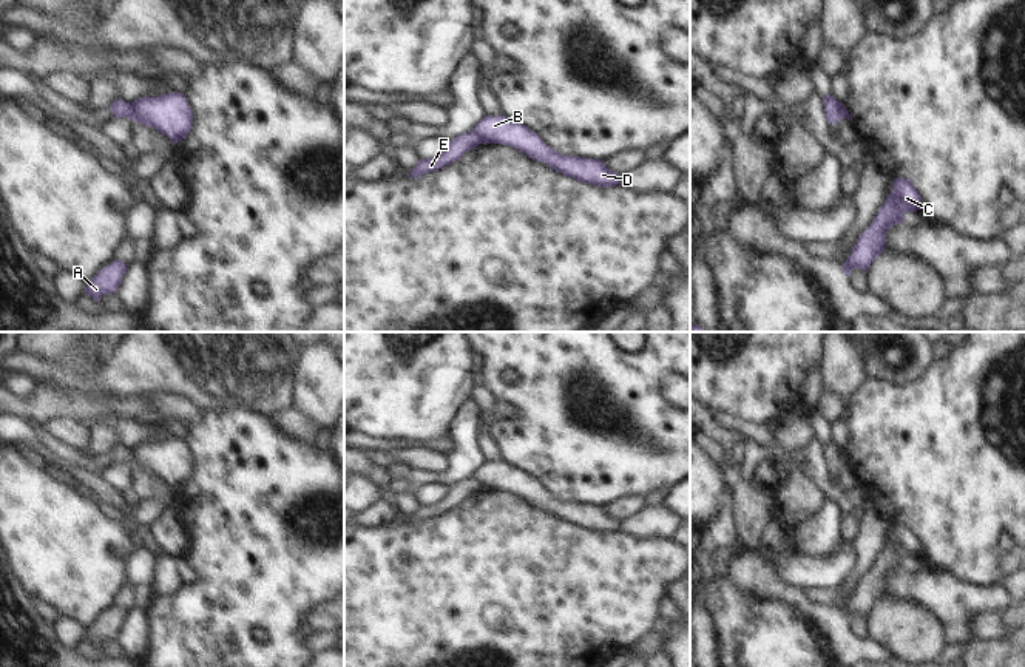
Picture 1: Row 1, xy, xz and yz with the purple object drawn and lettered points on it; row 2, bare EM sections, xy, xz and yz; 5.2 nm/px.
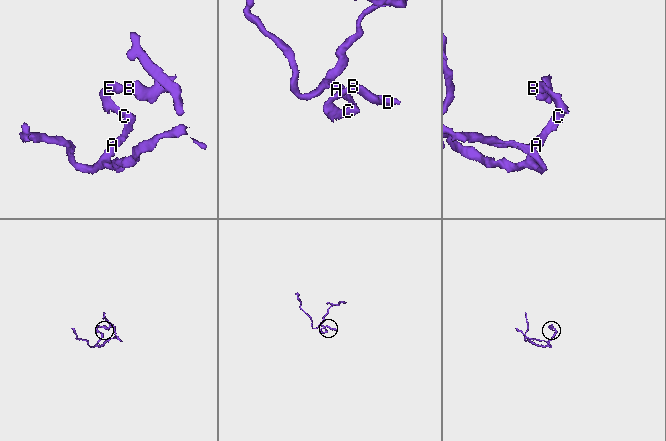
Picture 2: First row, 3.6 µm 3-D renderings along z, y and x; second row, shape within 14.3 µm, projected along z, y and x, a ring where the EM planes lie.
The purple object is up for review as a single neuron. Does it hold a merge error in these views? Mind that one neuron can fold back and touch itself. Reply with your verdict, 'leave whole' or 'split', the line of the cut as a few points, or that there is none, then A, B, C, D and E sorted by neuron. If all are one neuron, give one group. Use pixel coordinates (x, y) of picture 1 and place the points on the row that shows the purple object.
split; cut xy (130, 104), (131, 118); groups A C E / B D

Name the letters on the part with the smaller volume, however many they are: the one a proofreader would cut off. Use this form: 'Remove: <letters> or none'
Remove: B, D

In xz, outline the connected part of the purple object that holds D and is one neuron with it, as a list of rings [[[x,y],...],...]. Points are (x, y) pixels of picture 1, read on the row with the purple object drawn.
[[[485,116],[474,127],[474,131],[485,144],[512,147],[528,157],[543,162],[553,170],[584,184],[593,184],[596,187],[614,187],[619,184],[621,176],[608,170],[604,161],[559,154],[533,130],[506,116]]]

